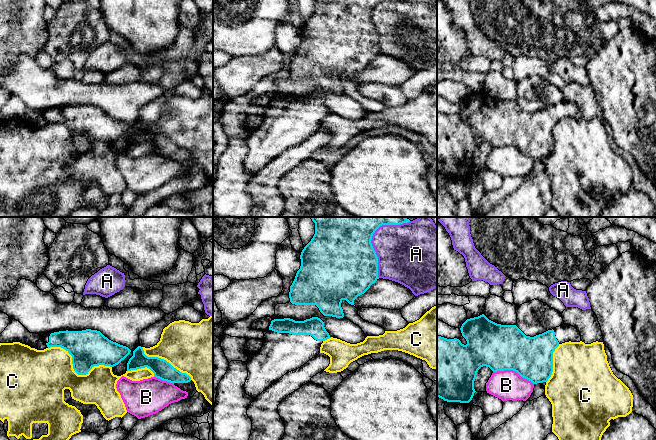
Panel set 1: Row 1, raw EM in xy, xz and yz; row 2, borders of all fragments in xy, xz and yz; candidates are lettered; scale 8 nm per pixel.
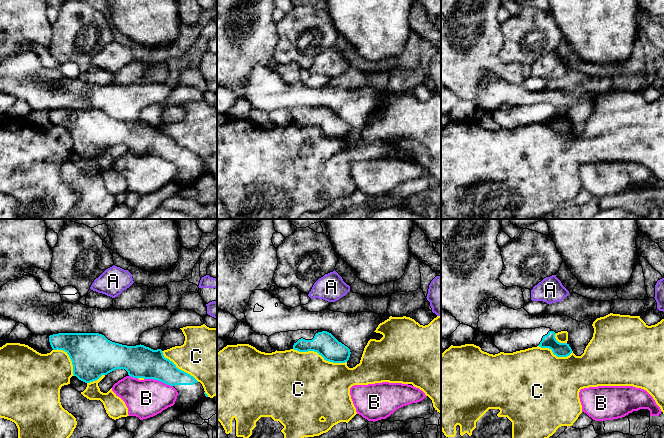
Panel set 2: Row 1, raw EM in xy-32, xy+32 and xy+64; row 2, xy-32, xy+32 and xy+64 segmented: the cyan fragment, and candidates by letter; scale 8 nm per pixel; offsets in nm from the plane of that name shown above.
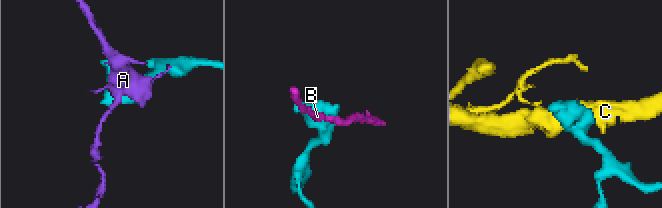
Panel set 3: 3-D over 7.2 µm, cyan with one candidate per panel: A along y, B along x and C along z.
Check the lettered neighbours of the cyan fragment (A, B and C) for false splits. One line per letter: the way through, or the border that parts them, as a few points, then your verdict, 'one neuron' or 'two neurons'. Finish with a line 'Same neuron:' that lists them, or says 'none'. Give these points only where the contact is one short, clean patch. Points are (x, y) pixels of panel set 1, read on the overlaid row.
A: two neurons
B: two neurons
C: two neurons
Same neuron: none

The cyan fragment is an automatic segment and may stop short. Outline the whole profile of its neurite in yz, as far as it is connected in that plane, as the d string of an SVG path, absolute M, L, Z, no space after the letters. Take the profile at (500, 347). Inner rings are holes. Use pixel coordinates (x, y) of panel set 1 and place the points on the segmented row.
M484 314L467 319L460 328L466 339L464 345L457 338L447 339L437 335L437 397L447 402L469 403L474 393L474 381L478 370L489 367L493 372L513 370L533 384L547 382L553 372L553 352L562 343L580 342L580 332L571 325L561 325L534 337L526 336L516 325L501 325L489 320Z

